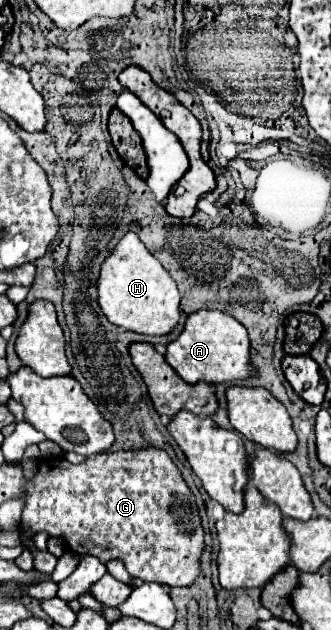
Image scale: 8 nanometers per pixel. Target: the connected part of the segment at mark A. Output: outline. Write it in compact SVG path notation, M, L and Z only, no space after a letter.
M198 310L190 314L178 340L166 346L166 360L188 384L220 384L258 376L250 362L250 338L246 328L232 316L218 310Z

